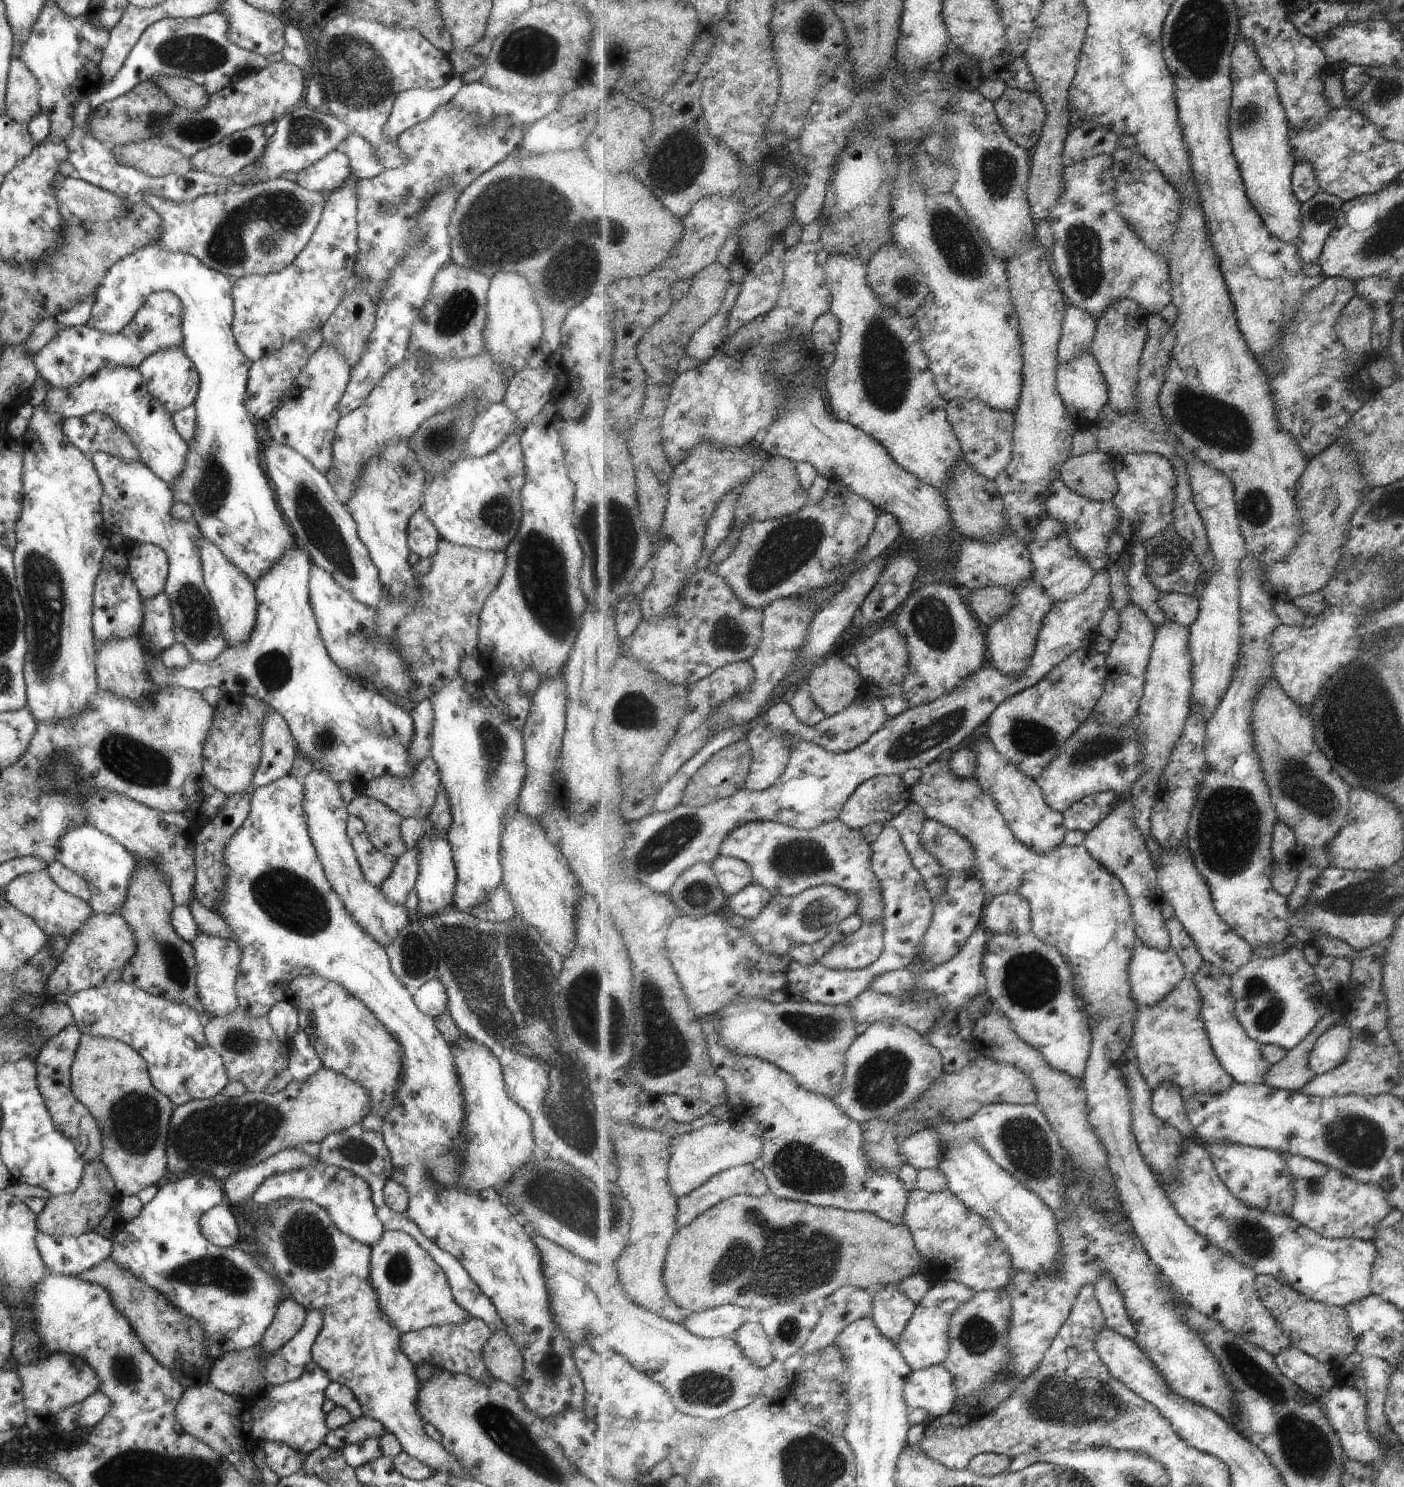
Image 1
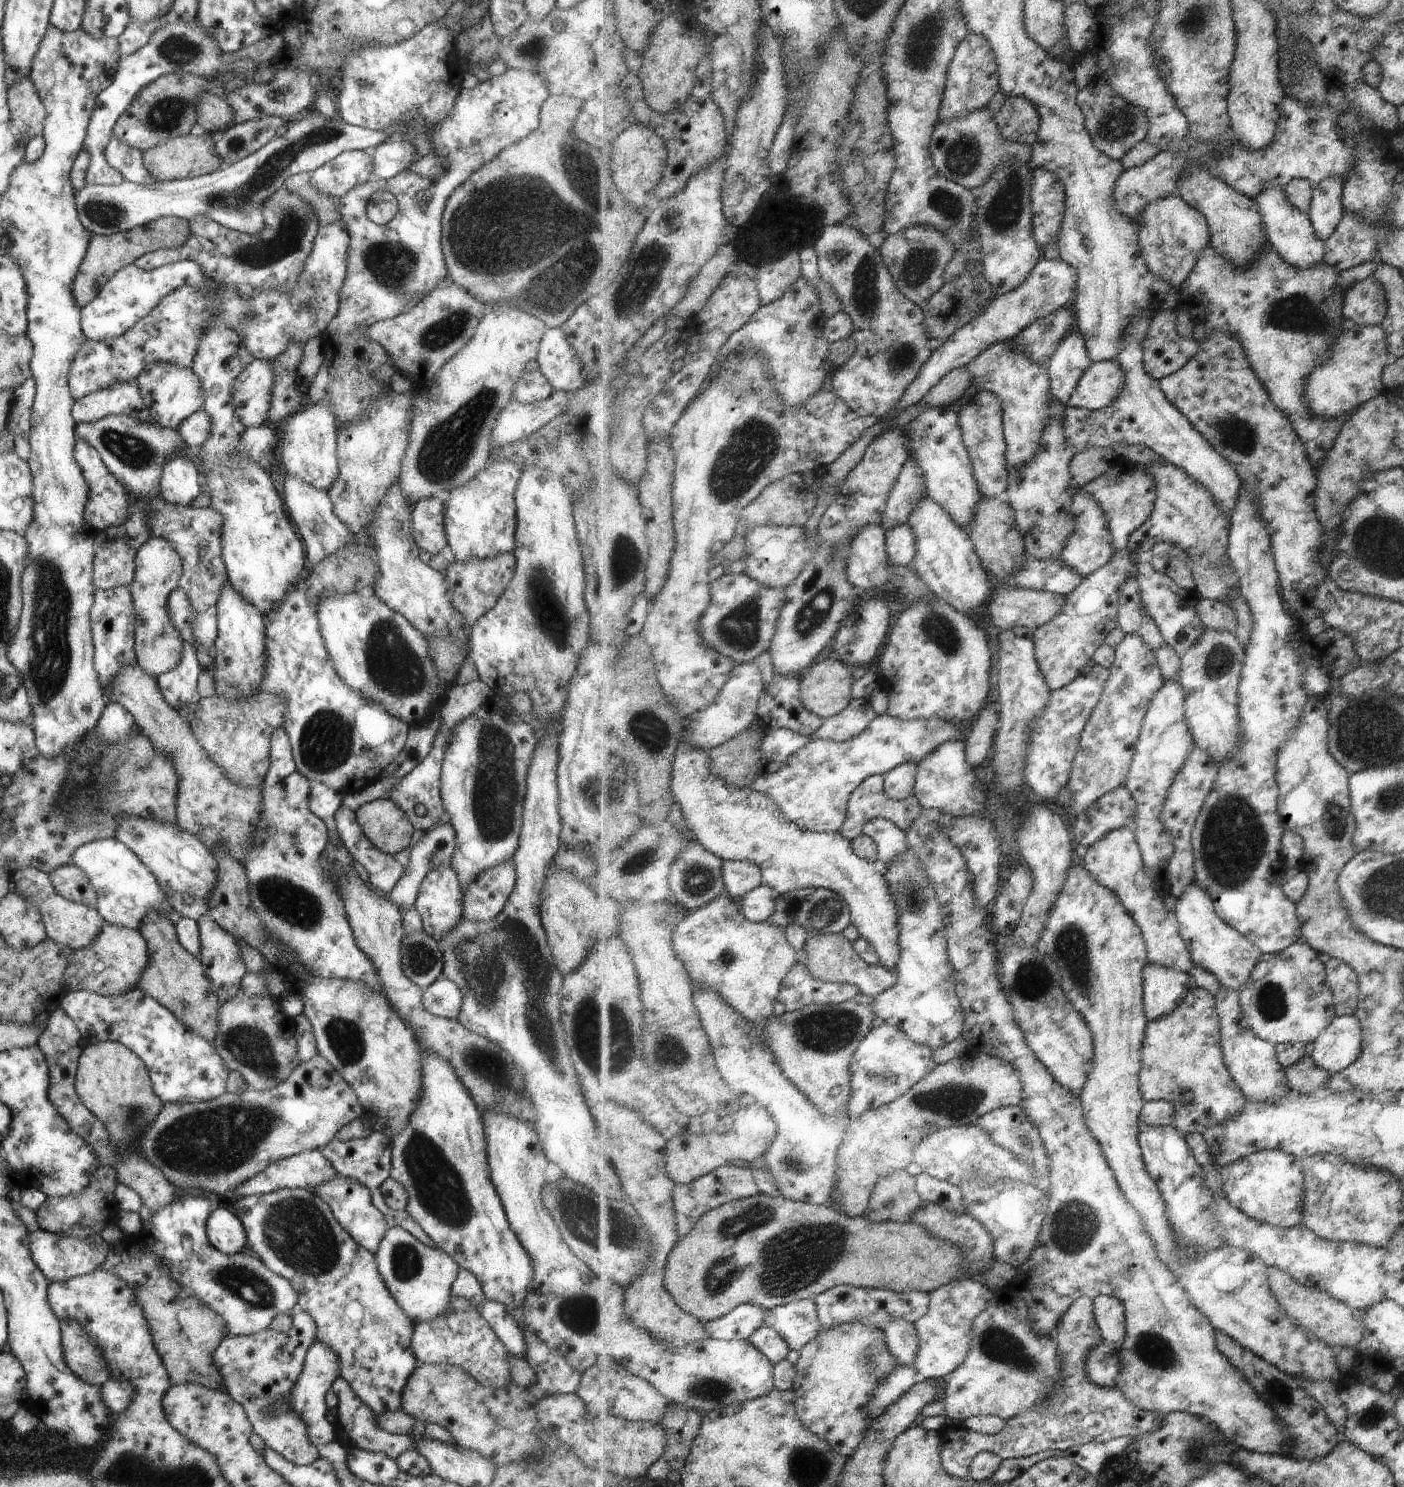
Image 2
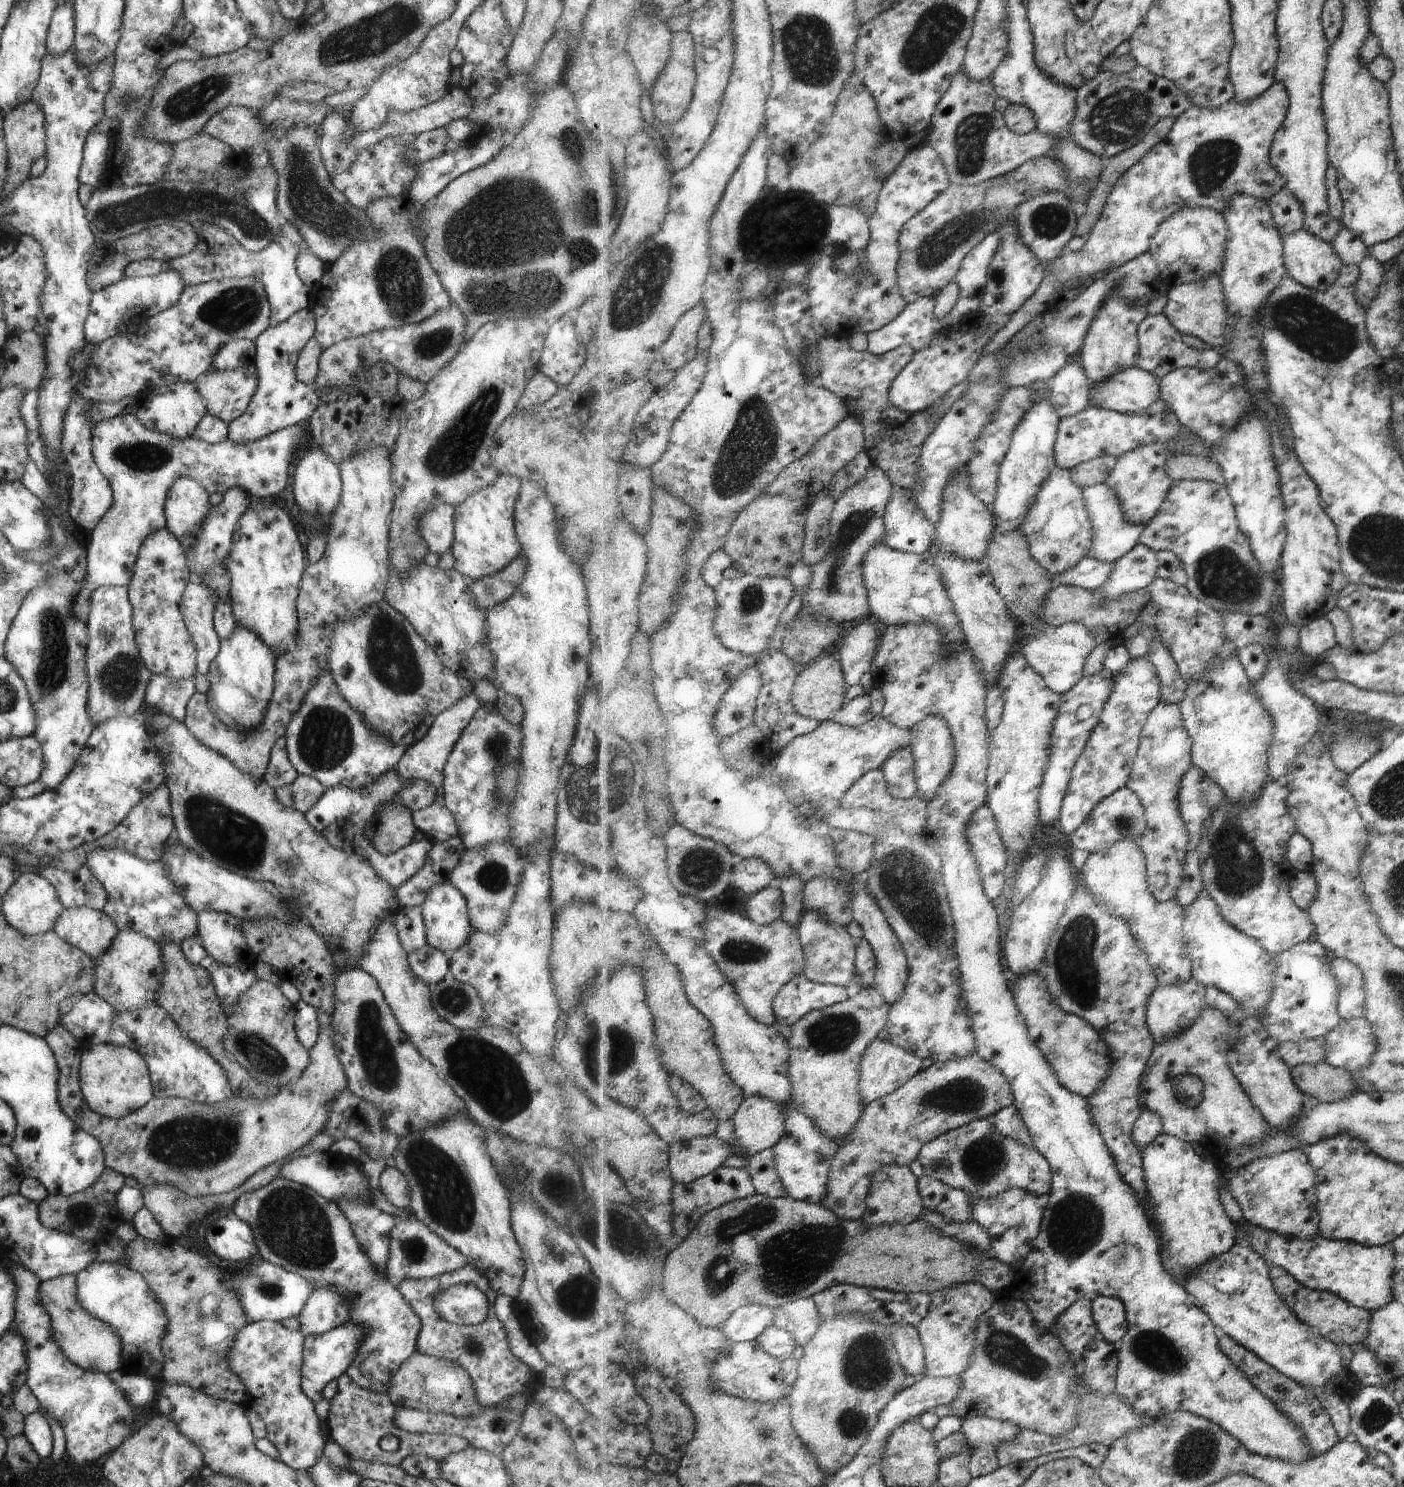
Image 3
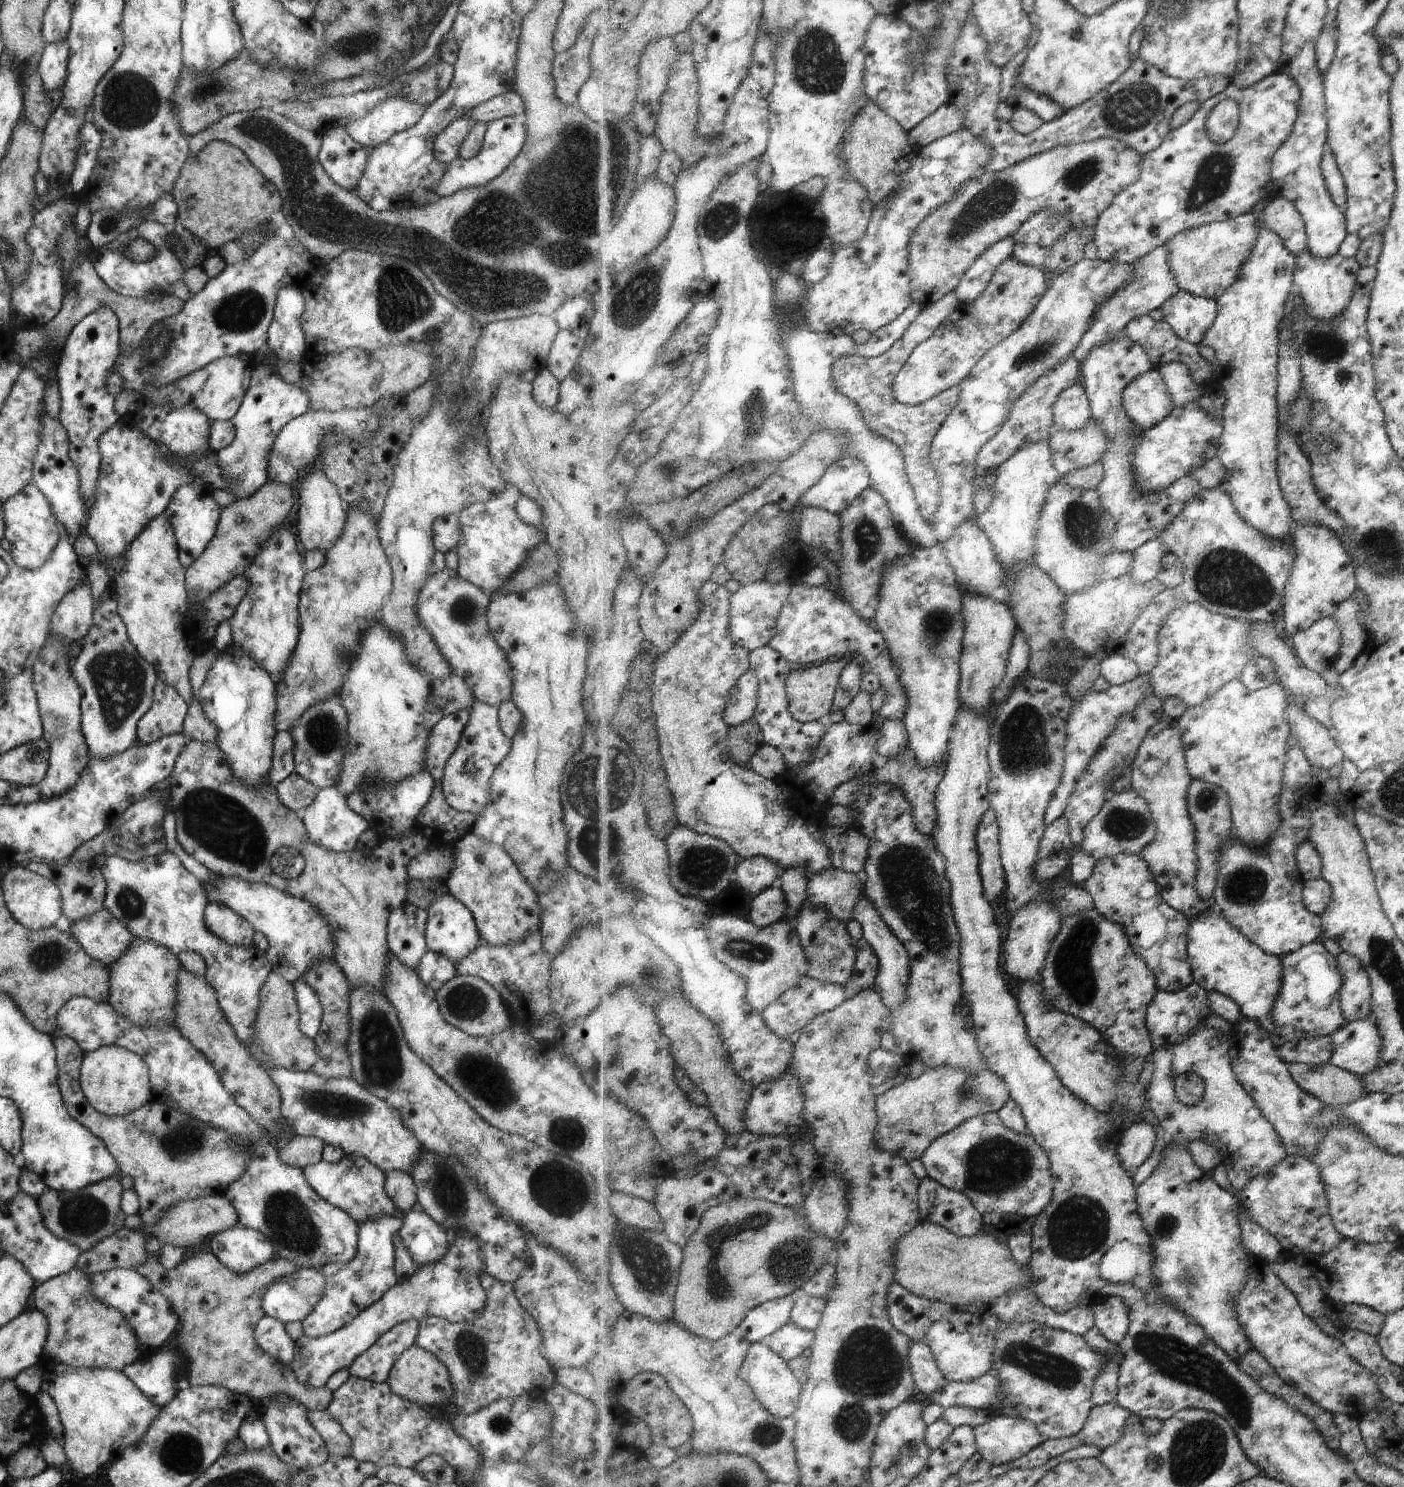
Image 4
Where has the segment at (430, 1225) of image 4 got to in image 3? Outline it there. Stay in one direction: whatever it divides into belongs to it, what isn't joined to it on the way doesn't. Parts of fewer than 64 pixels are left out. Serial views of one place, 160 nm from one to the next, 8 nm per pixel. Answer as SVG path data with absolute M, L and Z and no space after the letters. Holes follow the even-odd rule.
M409 1217L407 1220L397 1221L389 1232L389 1254L385 1260L383 1277L394 1287L409 1278L409 1280L429 1280L447 1272L455 1272L467 1265L465 1256L455 1248L446 1244L437 1234L429 1231L421 1220Z

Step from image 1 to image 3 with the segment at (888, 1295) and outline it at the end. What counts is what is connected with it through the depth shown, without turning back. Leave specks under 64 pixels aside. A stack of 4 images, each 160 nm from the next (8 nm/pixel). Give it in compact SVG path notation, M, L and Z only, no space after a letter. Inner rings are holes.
M893 1326L891 1340L900 1356L901 1365L909 1374L921 1381L925 1376L925 1346L921 1342L918 1328L915 1326Z

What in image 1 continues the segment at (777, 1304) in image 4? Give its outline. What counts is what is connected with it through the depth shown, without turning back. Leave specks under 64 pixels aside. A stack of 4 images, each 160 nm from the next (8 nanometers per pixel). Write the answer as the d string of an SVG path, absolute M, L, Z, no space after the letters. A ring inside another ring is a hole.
M727 1306L707 1310L701 1314L693 1314L687 1319L687 1328L694 1335L705 1338L729 1337L734 1338L735 1333L748 1321L745 1320L746 1308Z

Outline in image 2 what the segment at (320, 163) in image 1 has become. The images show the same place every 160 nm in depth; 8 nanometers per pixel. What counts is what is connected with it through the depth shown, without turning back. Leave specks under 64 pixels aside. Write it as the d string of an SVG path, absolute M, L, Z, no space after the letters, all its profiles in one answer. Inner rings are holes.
M373 147L344 151L309 174L309 186L338 199L353 186L370 180Z

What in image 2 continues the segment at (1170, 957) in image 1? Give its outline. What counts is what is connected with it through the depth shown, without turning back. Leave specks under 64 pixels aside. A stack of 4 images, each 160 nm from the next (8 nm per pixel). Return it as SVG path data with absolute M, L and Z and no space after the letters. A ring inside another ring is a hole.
M1149 961L1144 972L1144 1008L1148 1021L1158 1020L1179 1008L1191 990L1197 989L1195 978L1175 968Z

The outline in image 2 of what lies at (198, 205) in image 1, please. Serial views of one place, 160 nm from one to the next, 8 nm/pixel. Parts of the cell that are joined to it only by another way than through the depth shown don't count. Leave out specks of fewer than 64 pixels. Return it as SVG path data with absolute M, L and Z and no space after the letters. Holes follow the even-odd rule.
M111 138L104 150L105 161L115 168L124 181L129 181L143 186L153 184L155 180L143 168L141 151L119 142L117 138ZM282 185L261 202L261 218L263 228L254 236L225 228L207 216L187 218L185 222L189 224L189 235L179 248L158 249L143 254L133 264L141 270L153 270L177 260L187 260L195 262L207 278L213 278L221 285L292 288L301 272L305 256L313 246L313 238L317 235L320 226L317 216L305 200Z

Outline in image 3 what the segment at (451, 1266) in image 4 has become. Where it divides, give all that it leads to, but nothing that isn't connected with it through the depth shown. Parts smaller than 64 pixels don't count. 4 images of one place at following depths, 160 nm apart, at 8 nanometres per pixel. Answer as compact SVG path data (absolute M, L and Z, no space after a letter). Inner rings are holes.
M455 1284L433 1298L437 1314L457 1325L477 1325L485 1319L487 1299L473 1284ZM344 1323L319 1335L308 1335L303 1338L303 1362L300 1369L301 1392L311 1404L317 1404L322 1399L321 1390L325 1384L337 1379L349 1367L349 1362L355 1356L361 1342L361 1330L351 1324Z

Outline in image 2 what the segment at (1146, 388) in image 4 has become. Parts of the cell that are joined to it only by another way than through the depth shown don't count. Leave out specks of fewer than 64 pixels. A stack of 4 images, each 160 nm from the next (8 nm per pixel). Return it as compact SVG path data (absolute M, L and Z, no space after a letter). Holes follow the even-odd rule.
M1113 360L1092 362L1085 370L1085 376L1079 380L1077 390L1069 398L1067 406L1101 410L1115 404L1125 386L1125 372L1121 364Z

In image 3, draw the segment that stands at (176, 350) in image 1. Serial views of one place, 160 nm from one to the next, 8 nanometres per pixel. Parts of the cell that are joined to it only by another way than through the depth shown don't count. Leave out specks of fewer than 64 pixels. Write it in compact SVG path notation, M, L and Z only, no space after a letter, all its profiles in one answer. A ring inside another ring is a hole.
M174 381L157 384L135 394L134 400L138 407L133 414L145 428L167 434L171 438L179 438L179 440L191 437L197 422L206 412L205 402L197 392L194 382Z

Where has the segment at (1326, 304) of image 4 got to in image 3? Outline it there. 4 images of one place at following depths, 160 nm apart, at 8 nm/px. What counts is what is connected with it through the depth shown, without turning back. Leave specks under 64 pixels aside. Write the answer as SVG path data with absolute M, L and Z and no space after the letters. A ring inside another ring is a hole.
M1305 228L1283 236L1283 246L1288 274L1307 288L1325 292L1345 268L1333 246Z

